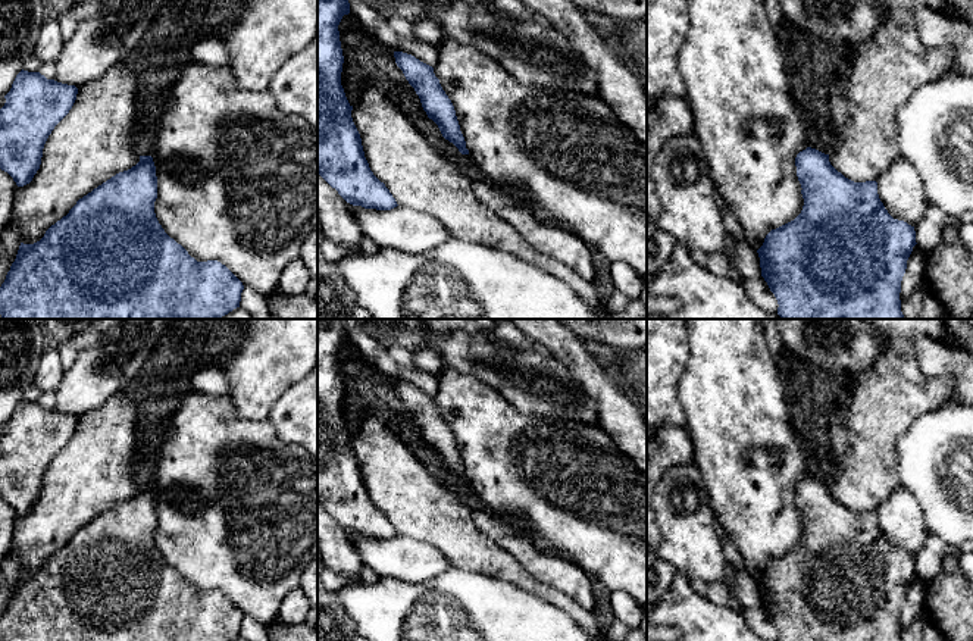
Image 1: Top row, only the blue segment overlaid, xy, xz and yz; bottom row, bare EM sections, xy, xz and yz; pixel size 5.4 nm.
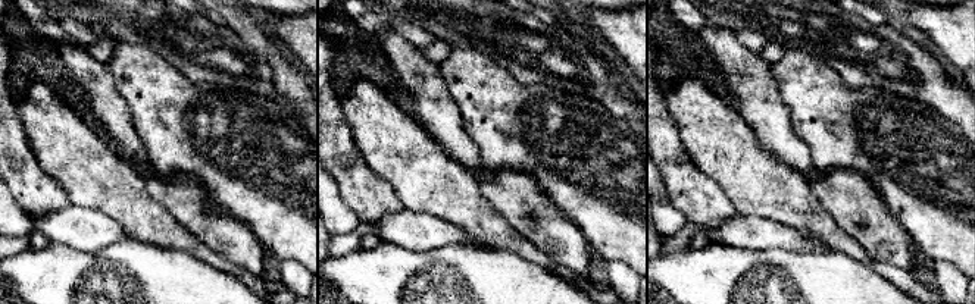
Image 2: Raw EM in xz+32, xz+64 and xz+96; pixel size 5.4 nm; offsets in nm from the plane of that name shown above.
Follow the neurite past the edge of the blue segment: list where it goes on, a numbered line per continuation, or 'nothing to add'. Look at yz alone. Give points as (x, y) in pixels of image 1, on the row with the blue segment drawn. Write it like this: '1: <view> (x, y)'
nothing to add

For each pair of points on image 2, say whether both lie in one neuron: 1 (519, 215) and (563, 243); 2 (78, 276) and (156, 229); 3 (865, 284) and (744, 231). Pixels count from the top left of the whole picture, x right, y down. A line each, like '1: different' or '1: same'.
1: same
2: different
3: different

